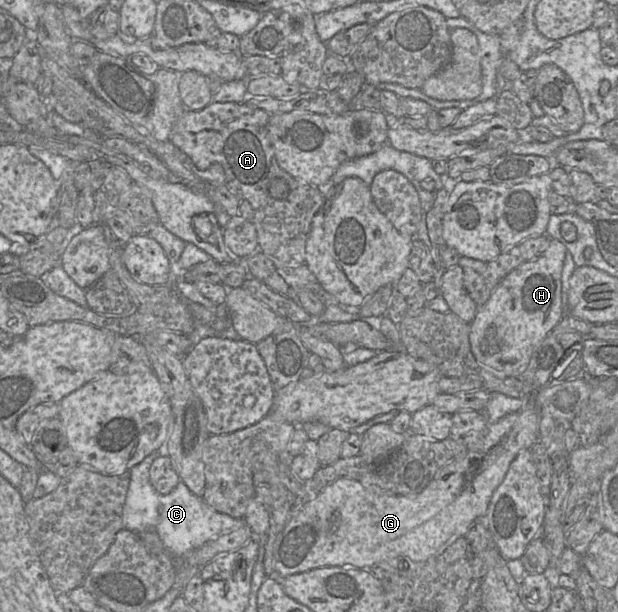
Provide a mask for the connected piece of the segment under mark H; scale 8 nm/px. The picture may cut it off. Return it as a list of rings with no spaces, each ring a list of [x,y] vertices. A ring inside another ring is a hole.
[[[550,239],[547,249],[536,259],[523,262],[507,274],[492,292],[488,301],[478,308],[470,324],[470,345],[479,364],[500,378],[523,372],[533,354],[565,314],[562,305],[562,269],[567,249],[557,240]]]

